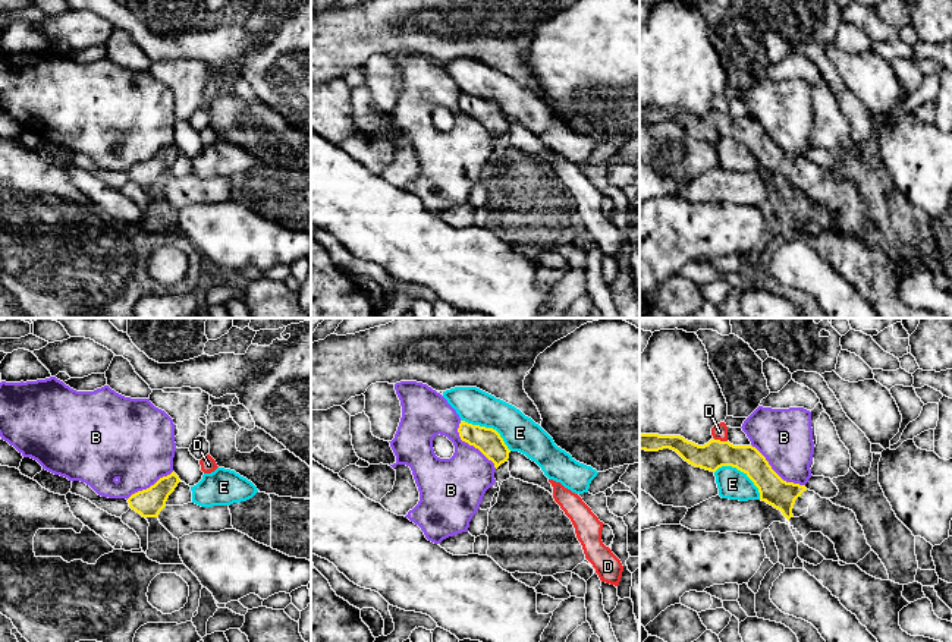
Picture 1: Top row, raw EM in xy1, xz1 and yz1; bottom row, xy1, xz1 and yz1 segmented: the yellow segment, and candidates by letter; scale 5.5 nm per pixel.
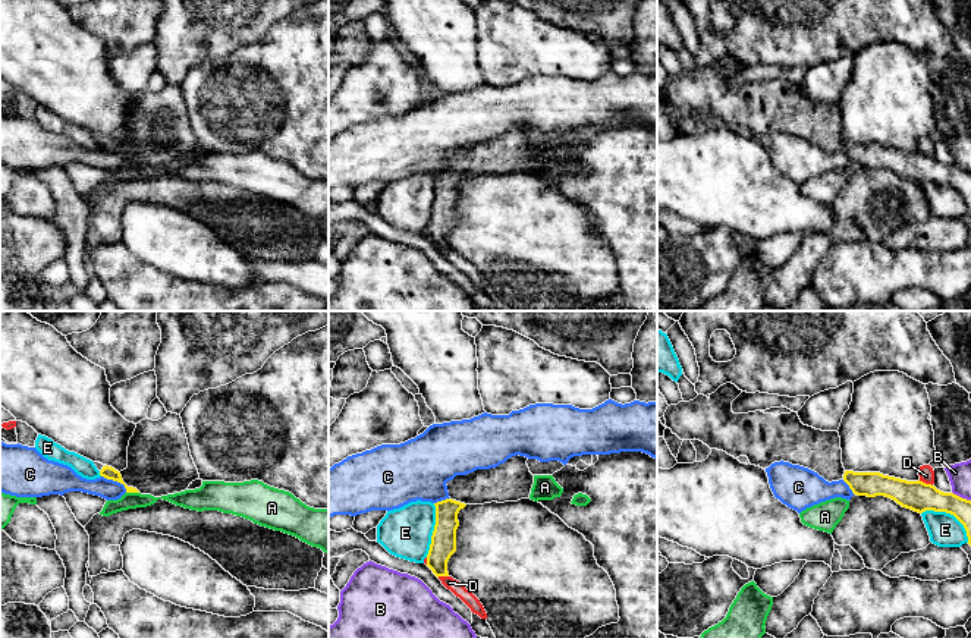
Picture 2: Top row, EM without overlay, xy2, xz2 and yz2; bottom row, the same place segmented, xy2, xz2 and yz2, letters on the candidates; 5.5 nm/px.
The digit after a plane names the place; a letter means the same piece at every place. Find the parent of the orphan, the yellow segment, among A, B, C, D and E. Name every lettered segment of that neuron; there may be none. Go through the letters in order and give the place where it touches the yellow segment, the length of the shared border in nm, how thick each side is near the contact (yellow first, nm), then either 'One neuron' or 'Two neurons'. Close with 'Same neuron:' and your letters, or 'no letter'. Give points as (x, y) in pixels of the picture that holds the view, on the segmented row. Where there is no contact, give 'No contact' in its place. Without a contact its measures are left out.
A: Touches yellow at xy2 (132, 492). Shared border 70 nm. Thickness 70 nm (yellow) against 100 nm. Two neurons
B: Touches yellow at yz1 (775, 472). Shared border 380 nm. Thickness 160 nm (yellow) against 300 nm. Two neurons
C: Touches yellow at xy2 (116, 480). Shared border 170 nm. Thickness 70 nm (yellow) against 110 nm. Two neurons
D: Touches yellow at yz1 (719, 440). Shared border 80 nm. Thickness 150 nm (yellow) against 90 nm. Two neurons
E: Touches yellow at yz2 (951, 514). Shared border 300 nm. Thickness 160 nm (yellow) against 180 nm. Two neurons
Same neuron: no letter

